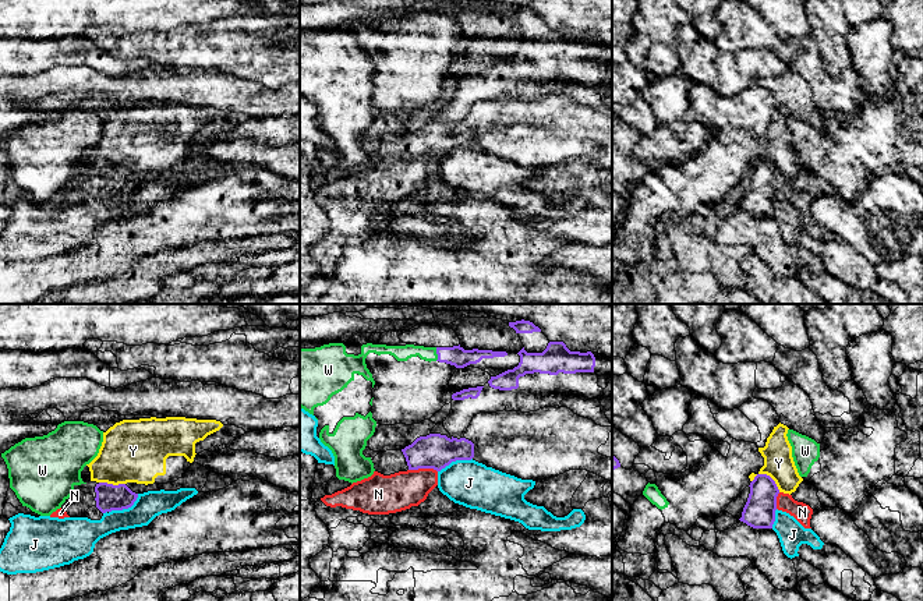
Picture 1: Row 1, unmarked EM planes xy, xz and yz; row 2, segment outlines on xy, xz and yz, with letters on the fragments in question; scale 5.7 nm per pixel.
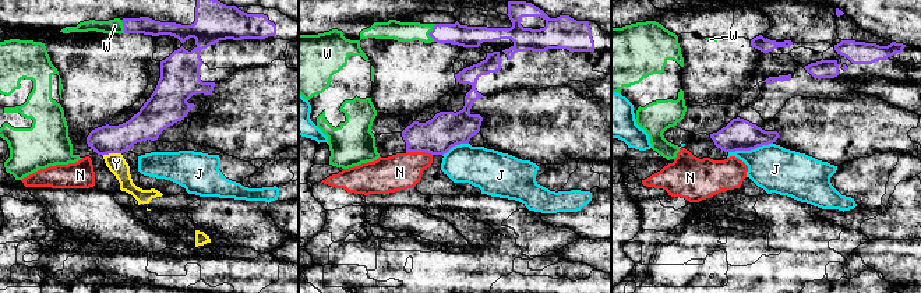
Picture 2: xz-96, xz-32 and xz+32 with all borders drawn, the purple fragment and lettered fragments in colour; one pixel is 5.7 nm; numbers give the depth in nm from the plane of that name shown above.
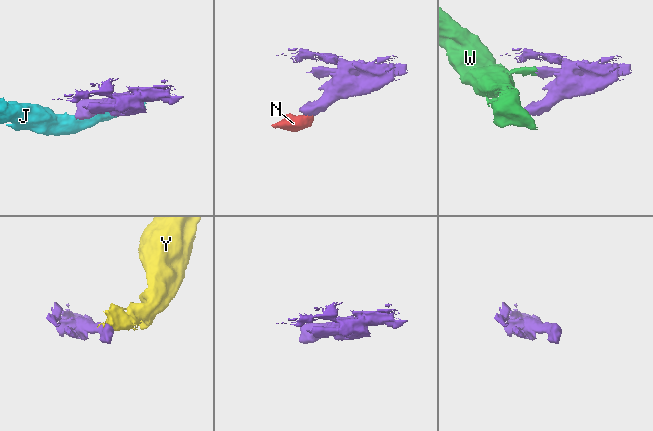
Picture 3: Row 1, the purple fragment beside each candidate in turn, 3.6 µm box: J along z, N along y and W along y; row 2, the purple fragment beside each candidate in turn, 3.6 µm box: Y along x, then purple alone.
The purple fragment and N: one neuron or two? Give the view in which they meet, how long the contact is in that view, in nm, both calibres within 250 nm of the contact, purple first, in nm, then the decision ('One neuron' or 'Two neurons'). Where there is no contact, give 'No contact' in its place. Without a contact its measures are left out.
Touches purple in xz. Shared border 170 nm. Thickness 200 nm (purple) against 220 nm. One neuron

